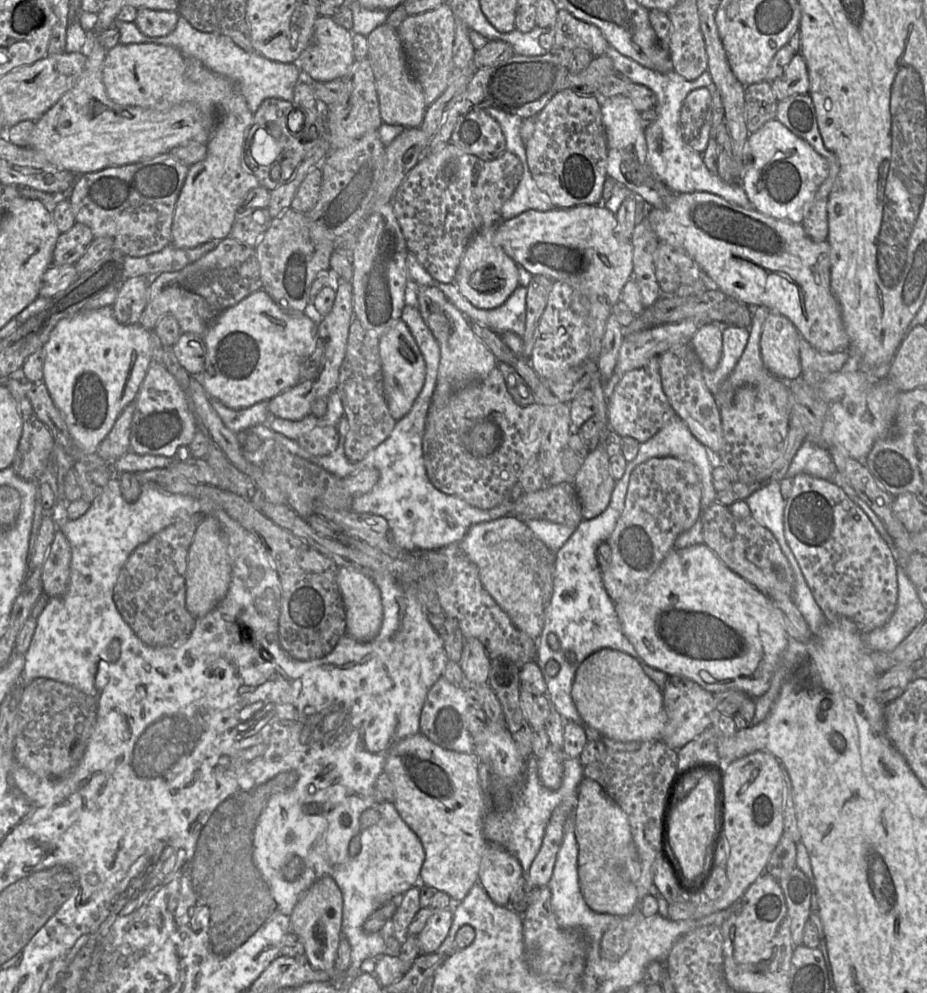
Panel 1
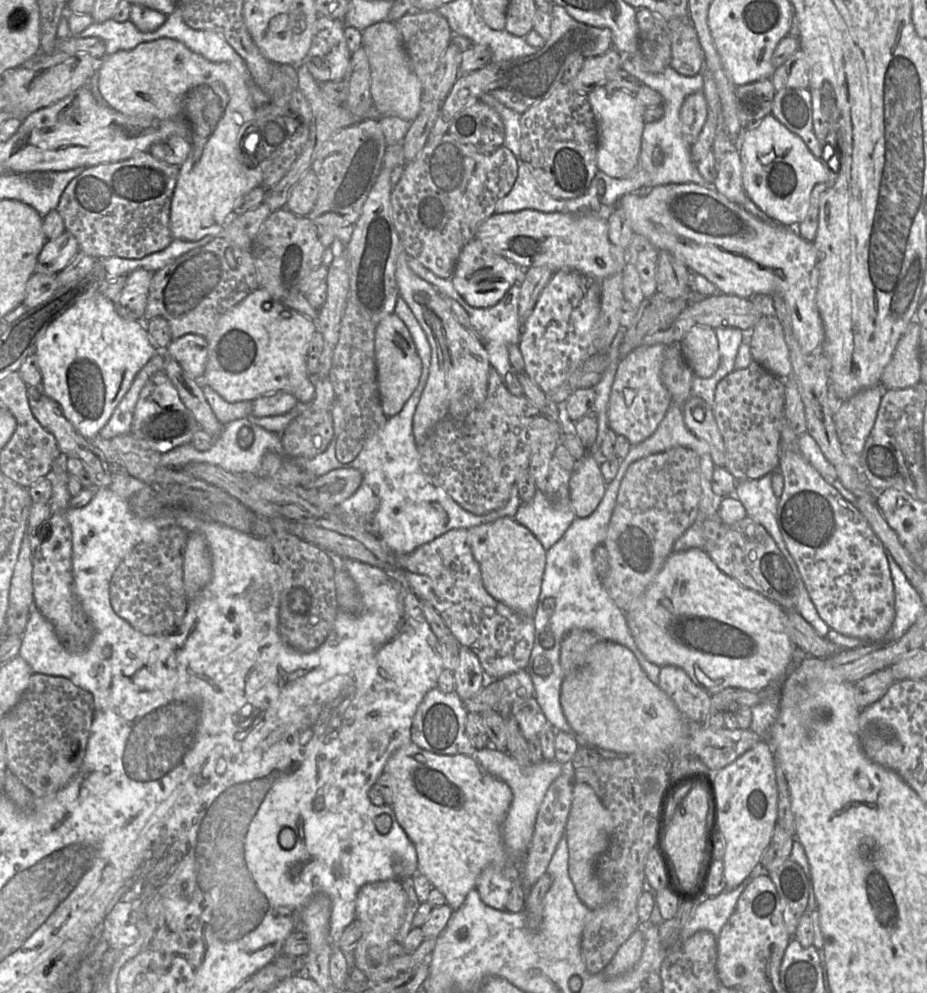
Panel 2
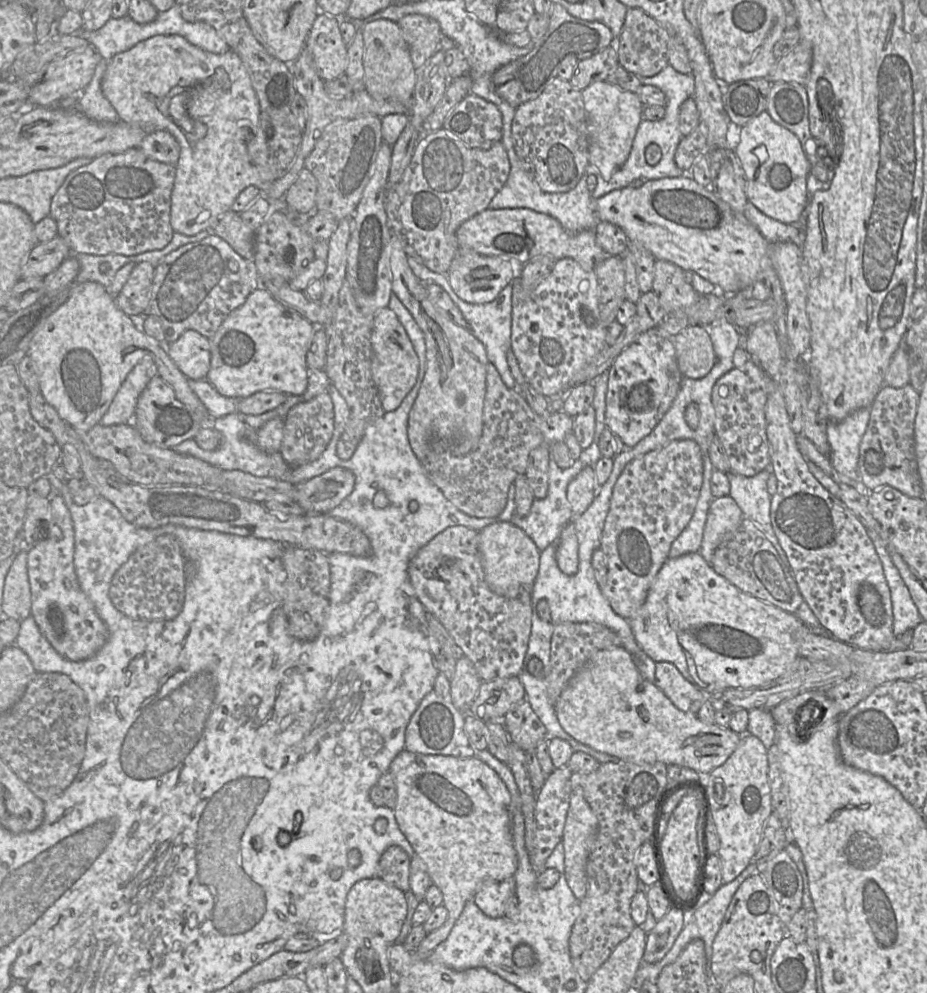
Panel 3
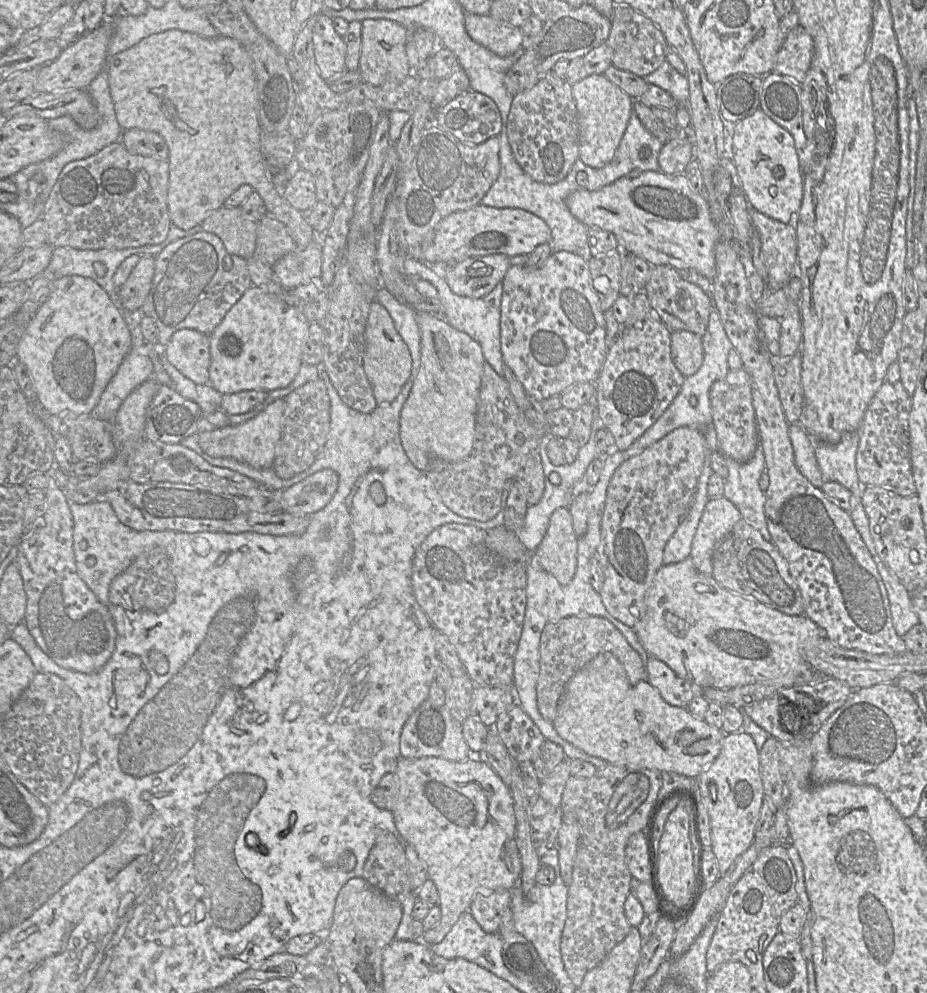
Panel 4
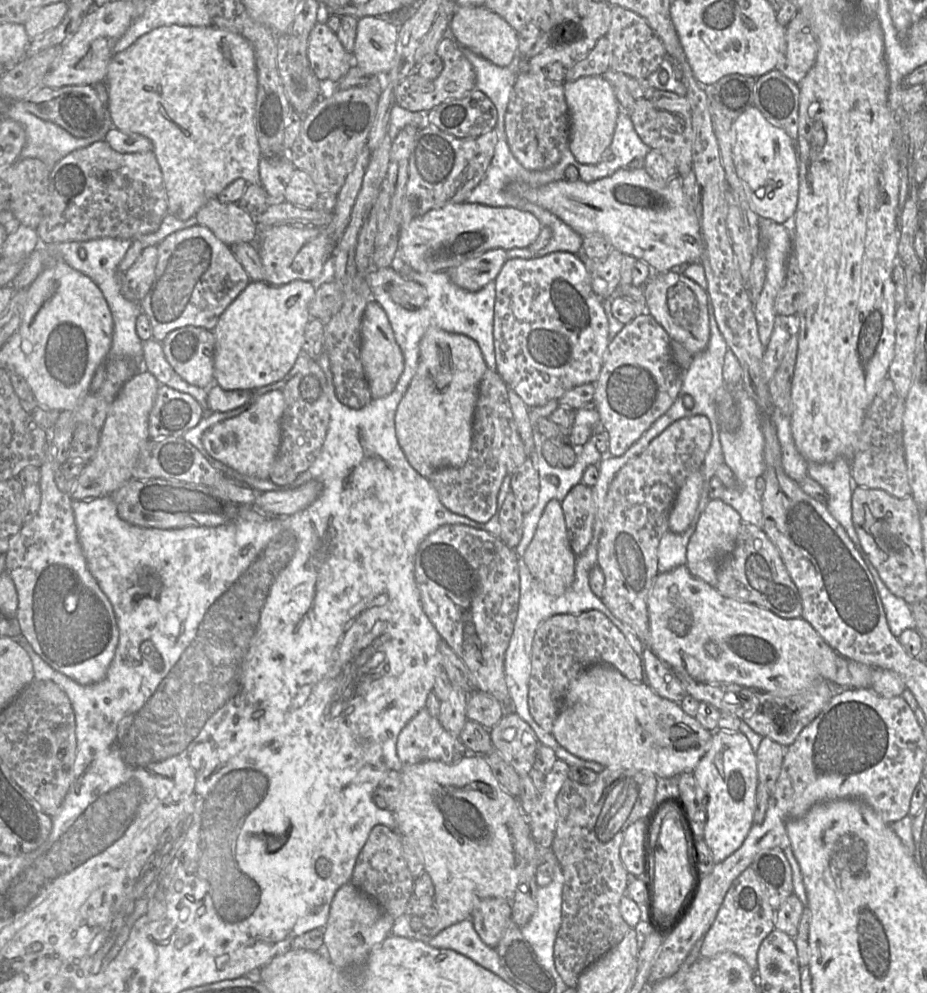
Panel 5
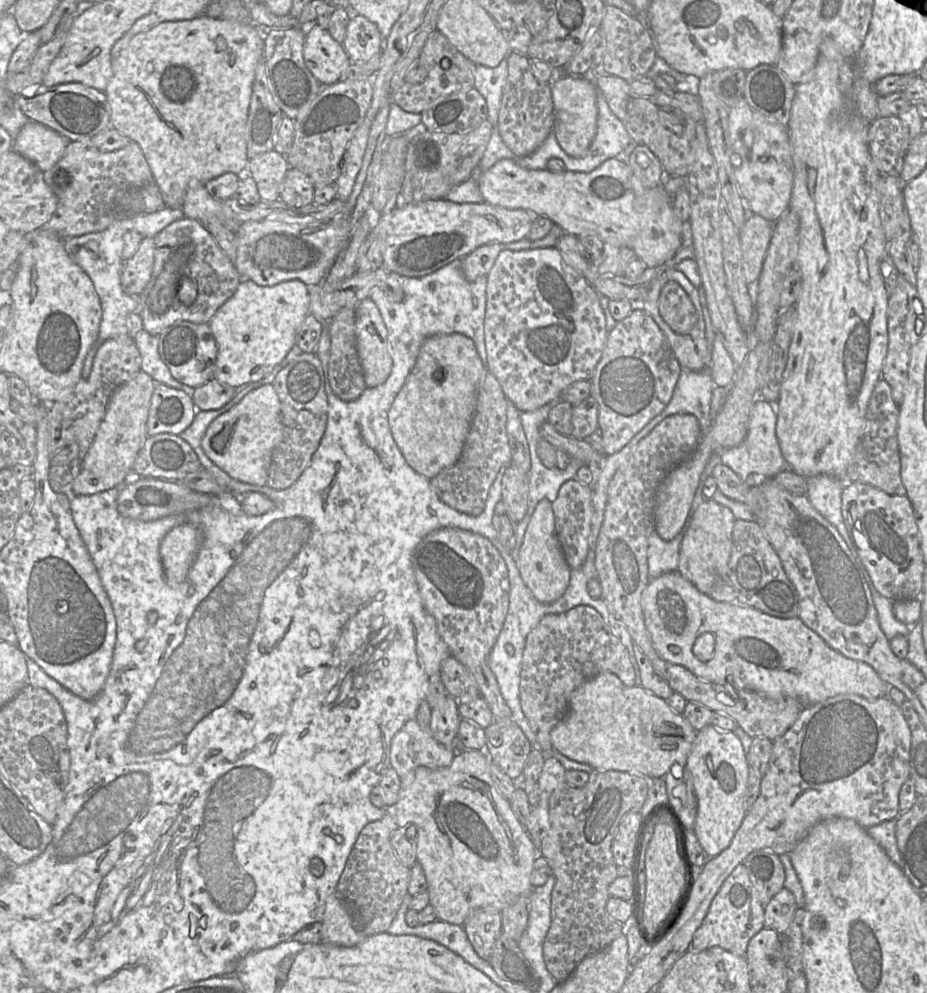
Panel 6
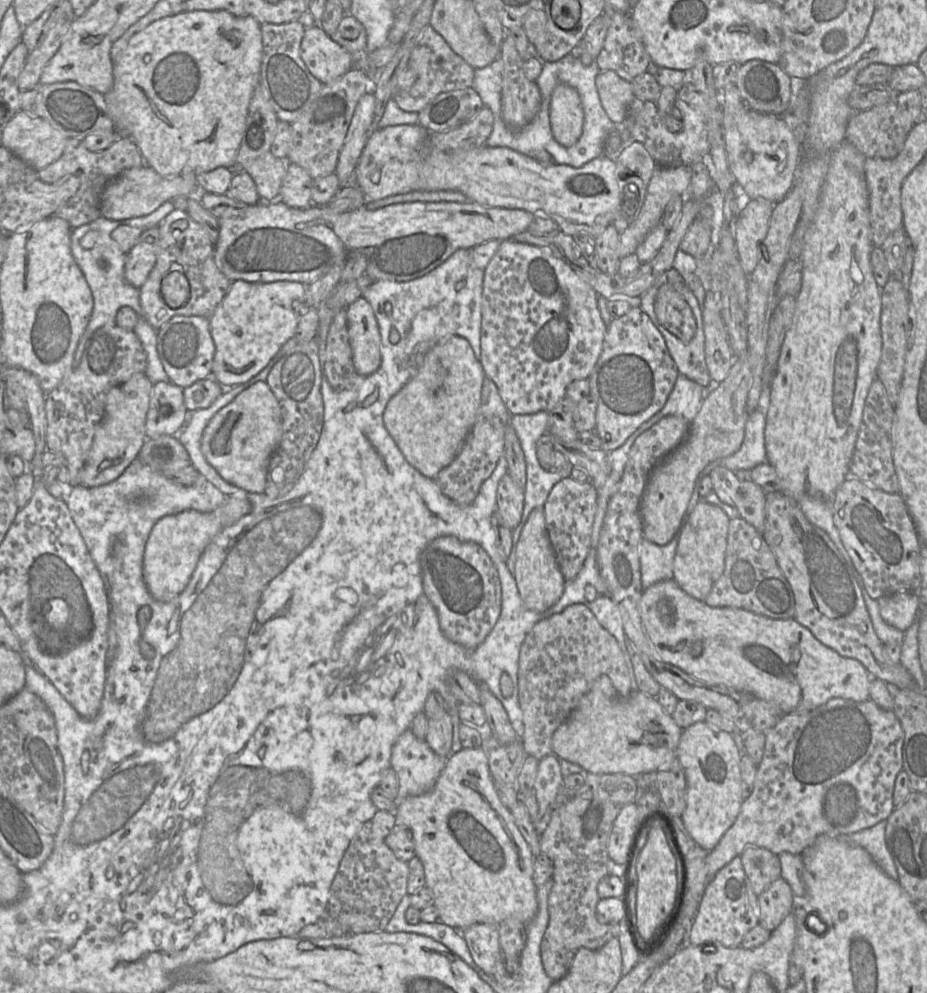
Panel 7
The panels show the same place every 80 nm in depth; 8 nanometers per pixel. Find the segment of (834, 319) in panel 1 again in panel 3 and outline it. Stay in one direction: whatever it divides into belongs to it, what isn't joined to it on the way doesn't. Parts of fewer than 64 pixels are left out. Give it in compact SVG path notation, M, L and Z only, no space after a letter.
M686 174L683 177L648 180L637 188L627 186L624 188L612 190L609 193L603 195L602 197L596 199L596 214L598 215L600 221L607 221L620 227L626 234L629 242L635 242L640 244L646 250L648 250L656 260L664 260L667 262L671 262L682 268L684 271L689 270L696 272L704 279L713 283L716 289L724 294L736 294L738 292L747 292L747 290L749 290L756 281L761 280L761 260L765 256L769 257L772 262L772 265L775 267L779 275L784 290L784 295L787 303L787 337L791 350L793 353L796 354L804 354L808 352L810 347L811 326L806 311L807 289L802 271L802 249L797 244L792 242L778 242L772 244L768 243L766 239L762 236L762 234L758 231L758 229L749 222L749 220L745 217L744 214L734 212L731 207L726 202L724 202L714 191L700 186L695 180L689 177L689 174Z

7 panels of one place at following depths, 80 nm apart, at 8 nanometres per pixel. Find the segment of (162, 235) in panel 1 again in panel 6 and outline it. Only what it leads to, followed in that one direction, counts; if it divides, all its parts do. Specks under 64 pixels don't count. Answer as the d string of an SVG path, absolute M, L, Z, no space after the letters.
M91 140L69 141L61 159L44 172L44 181L58 200L55 213L44 227L64 240L104 231L119 219L114 208L118 191L155 182L145 155L135 141L122 149L102 152Z

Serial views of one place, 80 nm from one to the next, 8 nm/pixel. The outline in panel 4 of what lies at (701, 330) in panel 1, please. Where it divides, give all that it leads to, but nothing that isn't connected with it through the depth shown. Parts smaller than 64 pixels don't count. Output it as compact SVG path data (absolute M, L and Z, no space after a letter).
M677 330L671 335L671 355L675 366L685 377L695 374L704 358L702 336Z

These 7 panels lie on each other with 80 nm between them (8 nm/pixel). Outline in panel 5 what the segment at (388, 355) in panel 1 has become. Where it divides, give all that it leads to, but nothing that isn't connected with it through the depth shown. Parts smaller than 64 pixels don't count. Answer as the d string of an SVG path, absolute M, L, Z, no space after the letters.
M371 300L364 311L361 324L361 360L372 399L389 395L395 388L404 369L403 353L383 308Z

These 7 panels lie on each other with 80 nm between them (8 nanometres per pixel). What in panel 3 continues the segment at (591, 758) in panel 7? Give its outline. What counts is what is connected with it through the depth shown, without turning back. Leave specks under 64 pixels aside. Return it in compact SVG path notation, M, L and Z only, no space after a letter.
M624 647L594 654L576 671L555 704L562 728L578 742L635 764L663 762L696 771L700 778L721 766L737 748L741 735L707 724L679 710L652 682L646 680Z

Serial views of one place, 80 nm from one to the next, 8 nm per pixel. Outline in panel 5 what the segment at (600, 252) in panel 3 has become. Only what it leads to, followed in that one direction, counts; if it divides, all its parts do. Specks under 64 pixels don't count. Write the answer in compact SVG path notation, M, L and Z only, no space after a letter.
M466 202L448 204L430 210L401 229L398 257L420 273L446 271L491 249L530 247L541 228L542 224L533 214L513 207L489 207Z

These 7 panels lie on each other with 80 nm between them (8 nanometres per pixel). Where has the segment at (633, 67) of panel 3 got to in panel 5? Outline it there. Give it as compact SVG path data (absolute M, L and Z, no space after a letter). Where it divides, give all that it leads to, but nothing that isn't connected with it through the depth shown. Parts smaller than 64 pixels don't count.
M611 6L611 22L605 35L611 46L609 68L633 78L647 78L666 55L660 38L639 14L621 6Z

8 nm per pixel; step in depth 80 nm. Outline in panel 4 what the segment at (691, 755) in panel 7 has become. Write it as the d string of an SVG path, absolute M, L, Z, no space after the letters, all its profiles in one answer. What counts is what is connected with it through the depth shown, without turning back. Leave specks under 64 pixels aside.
M742 730L724 734L719 755L695 779L698 779L698 786L700 782L709 784L711 801L708 801L708 813L711 826L711 849L716 856L721 876L753 843L765 797L759 750L752 737Z

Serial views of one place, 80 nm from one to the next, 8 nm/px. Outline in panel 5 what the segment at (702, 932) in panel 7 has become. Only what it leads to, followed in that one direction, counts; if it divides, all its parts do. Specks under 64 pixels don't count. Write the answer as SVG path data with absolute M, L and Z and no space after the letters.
M746 868L727 891L716 917L702 938L702 958L712 958L724 952L741 957L756 975L757 955L762 941L775 929L775 910L769 905L767 894L755 871Z

